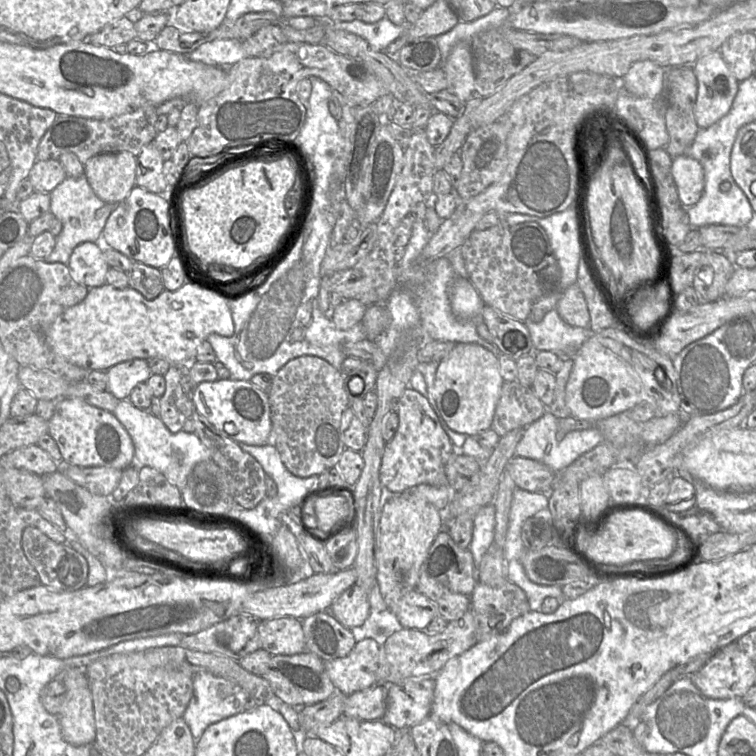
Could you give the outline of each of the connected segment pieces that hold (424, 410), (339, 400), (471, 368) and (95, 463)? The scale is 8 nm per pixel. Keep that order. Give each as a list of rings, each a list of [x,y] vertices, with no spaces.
[[[408,387],[399,398],[399,426],[394,438],[385,445],[380,481],[389,493],[401,493],[420,484],[447,485],[445,466],[453,444],[443,430],[427,398]]]
[[[303,355],[294,358],[281,367],[272,377],[267,390],[270,405],[270,442],[279,452],[285,467],[295,476],[308,478],[319,476],[335,467],[346,450],[341,430],[344,411],[350,407],[350,400],[344,390],[344,375],[322,358]]]
[[[456,343],[436,372],[435,399],[442,418],[451,430],[467,436],[491,429],[503,383],[499,360],[490,350],[476,343]]]
[[[66,397],[56,401],[48,433],[56,441],[63,460],[72,465],[124,470],[132,463],[134,444],[120,421],[112,412],[90,405],[80,398]]]

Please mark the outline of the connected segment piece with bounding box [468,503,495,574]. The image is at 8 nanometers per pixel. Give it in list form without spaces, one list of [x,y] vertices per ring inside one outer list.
[[[491,503],[491,504],[483,506],[473,518],[473,536],[472,536],[472,541],[468,549],[470,550],[473,556],[473,561],[476,566],[476,574],[477,574],[477,568],[479,567],[485,553],[487,552],[491,544],[493,544],[494,542],[494,528],[495,528],[495,508],[494,508],[493,503]]]

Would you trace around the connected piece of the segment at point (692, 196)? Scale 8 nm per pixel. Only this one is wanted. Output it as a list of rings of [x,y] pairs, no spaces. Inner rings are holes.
[[[683,154],[672,159],[671,173],[681,204],[684,207],[695,205],[704,192],[702,165],[691,156]]]

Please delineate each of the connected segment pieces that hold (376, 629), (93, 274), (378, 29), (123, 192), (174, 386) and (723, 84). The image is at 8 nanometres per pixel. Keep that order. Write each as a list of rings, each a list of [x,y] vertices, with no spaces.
[[[377,583],[370,591],[369,603],[370,613],[366,621],[361,626],[350,630],[356,643],[371,638],[383,646],[390,635],[404,627],[385,603]]]
[[[94,242],[78,245],[70,256],[68,266],[72,278],[89,289],[106,283],[109,265],[104,252]]]
[[[386,16],[375,23],[366,23],[359,19],[353,21],[338,21],[331,23],[332,27],[336,29],[347,31],[365,39],[369,43],[369,45],[376,51],[384,51],[391,42],[400,38],[404,34],[404,32],[407,31],[409,25],[411,25],[406,22],[406,17],[405,22],[403,24],[395,25]]]
[[[128,151],[101,153],[84,165],[84,175],[103,201],[118,204],[136,186],[137,157]]]
[[[190,363],[172,364],[163,375],[166,382],[164,394],[159,398],[160,416],[170,432],[176,433],[182,430],[184,422],[191,417],[195,410],[192,400],[192,392],[197,384],[194,384],[190,376]]]
[[[720,51],[700,58],[692,66],[698,82],[694,116],[698,127],[706,129],[728,114],[739,82]]]

